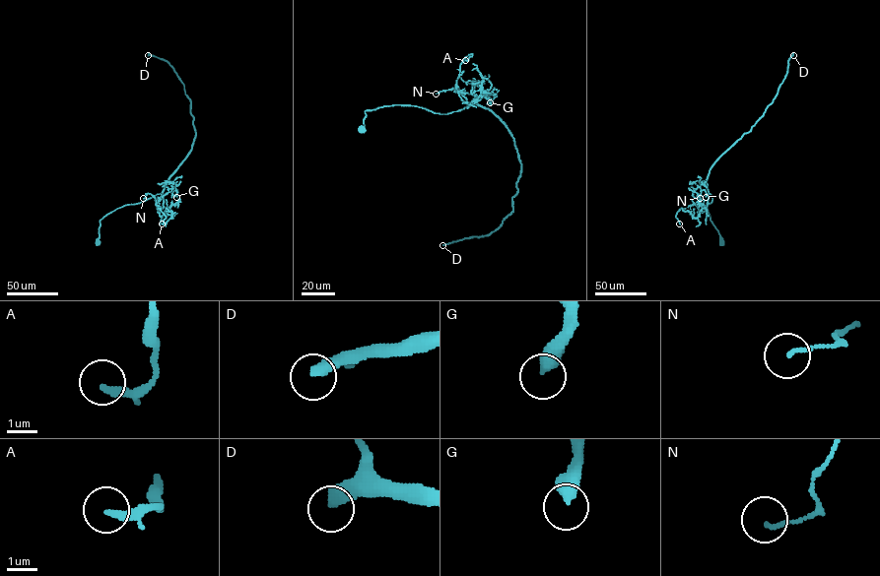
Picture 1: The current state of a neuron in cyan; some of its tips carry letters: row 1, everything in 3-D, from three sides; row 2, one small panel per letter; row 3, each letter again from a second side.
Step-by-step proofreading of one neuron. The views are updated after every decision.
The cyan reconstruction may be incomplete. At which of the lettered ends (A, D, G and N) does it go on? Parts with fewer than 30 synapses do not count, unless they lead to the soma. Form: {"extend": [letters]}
{"extend": ["D"]}

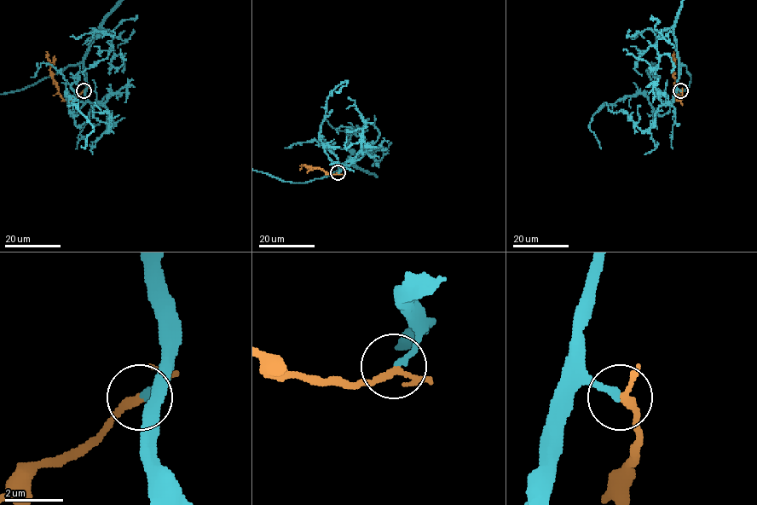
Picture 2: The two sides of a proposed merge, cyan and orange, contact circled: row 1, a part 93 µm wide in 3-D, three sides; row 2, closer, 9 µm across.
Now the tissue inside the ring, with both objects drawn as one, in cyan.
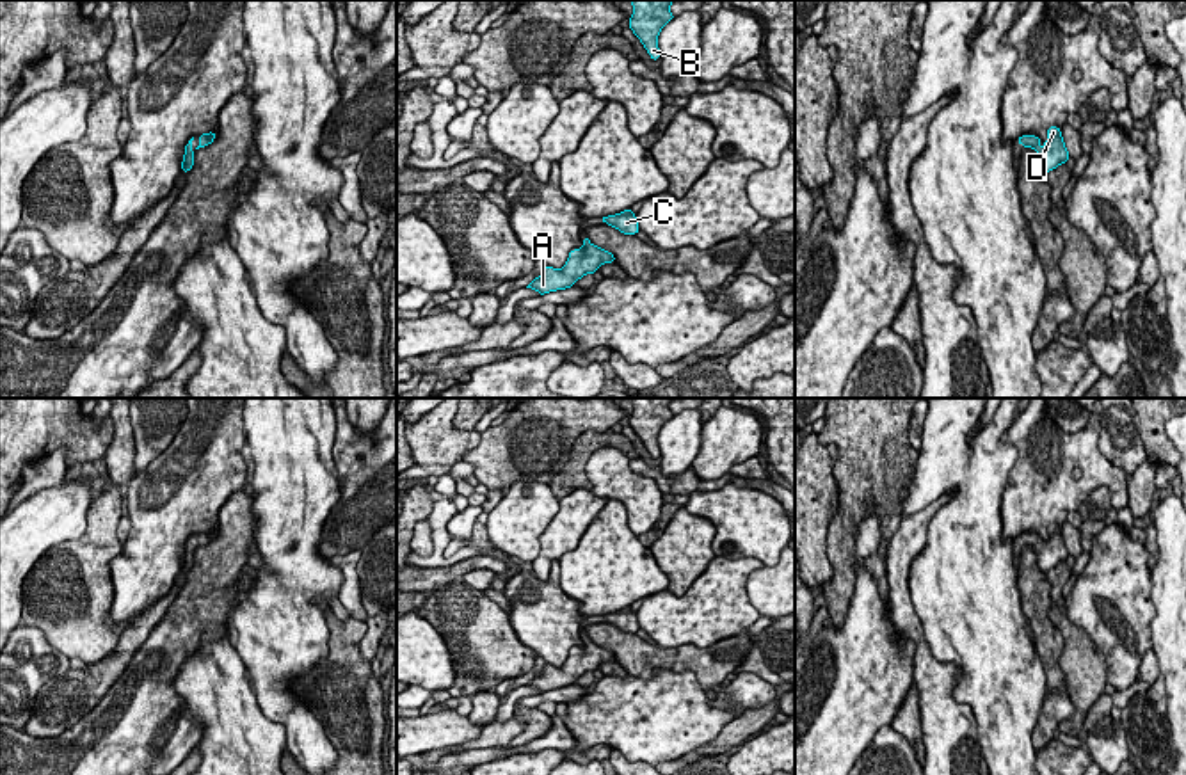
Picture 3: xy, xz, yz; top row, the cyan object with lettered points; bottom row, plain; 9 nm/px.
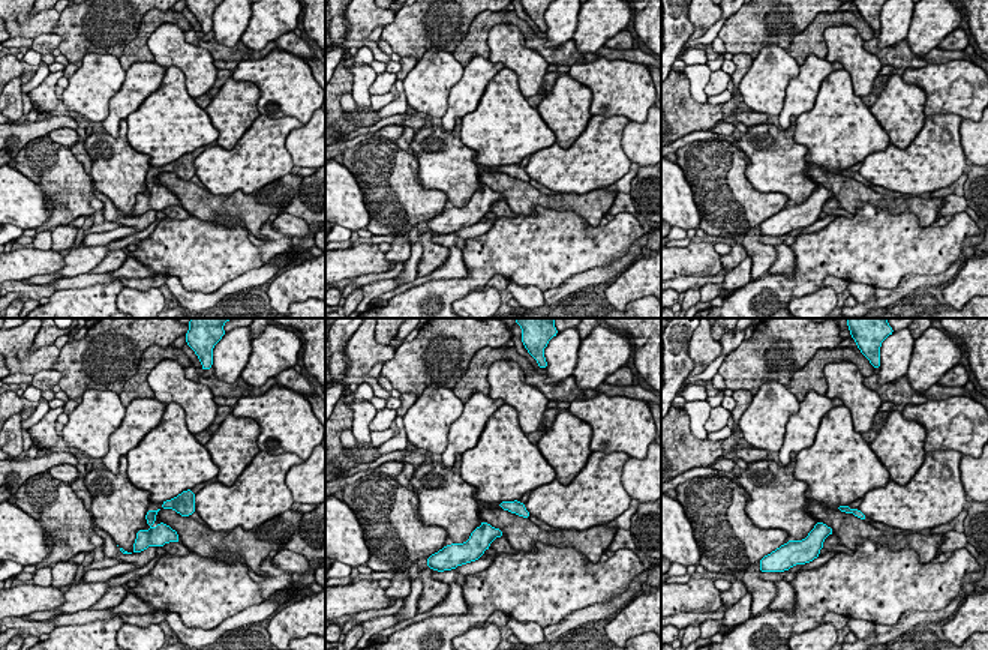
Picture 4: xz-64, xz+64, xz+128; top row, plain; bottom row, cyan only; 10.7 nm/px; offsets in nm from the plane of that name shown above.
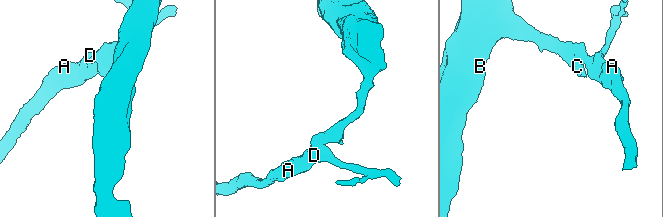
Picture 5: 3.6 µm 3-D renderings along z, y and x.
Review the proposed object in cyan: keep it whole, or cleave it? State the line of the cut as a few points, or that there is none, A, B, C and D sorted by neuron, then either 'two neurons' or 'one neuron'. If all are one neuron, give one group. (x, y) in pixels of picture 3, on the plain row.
no cut | A B C D | one neuron

